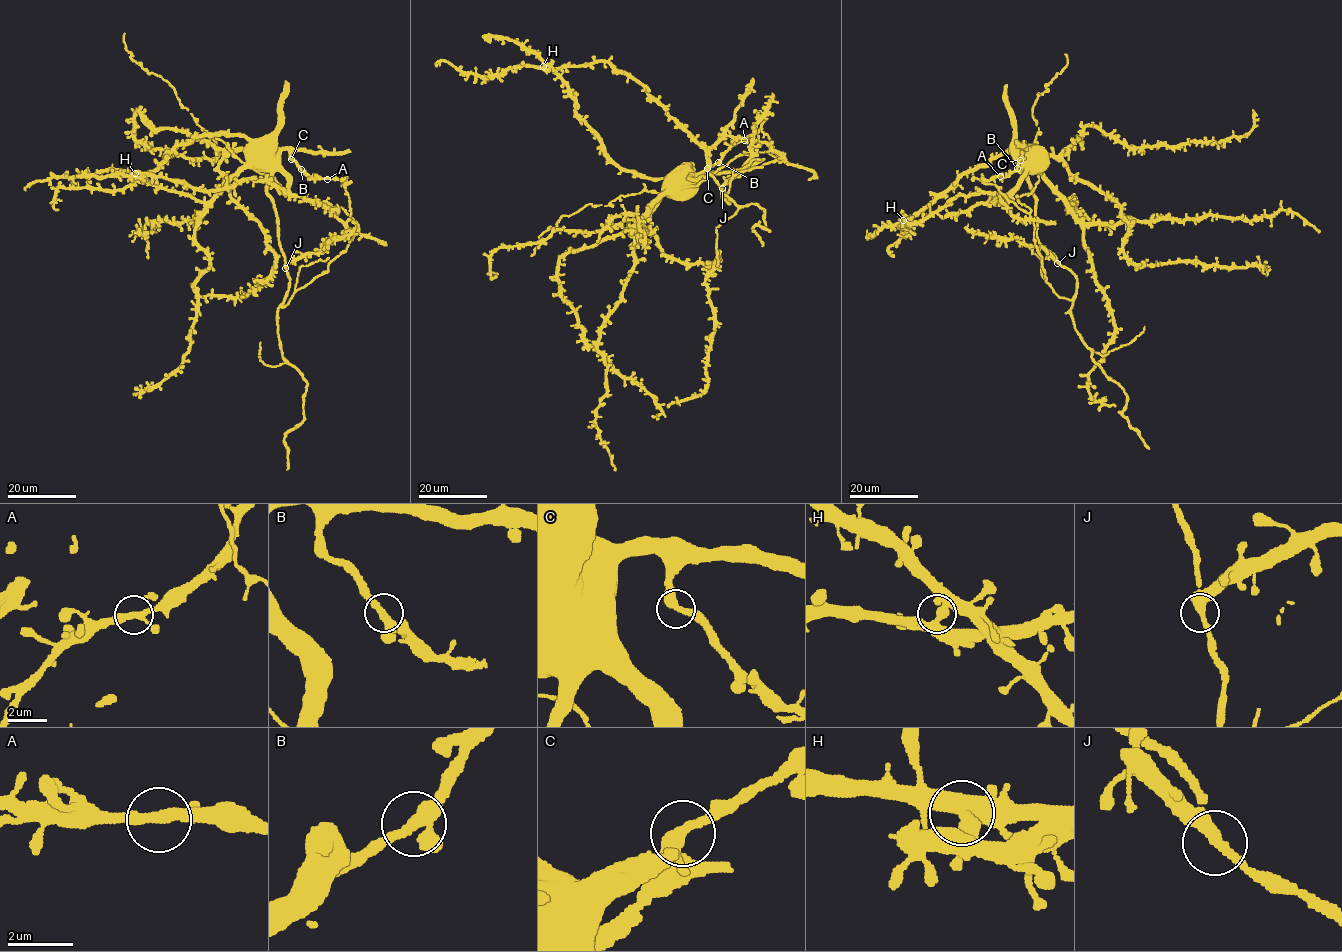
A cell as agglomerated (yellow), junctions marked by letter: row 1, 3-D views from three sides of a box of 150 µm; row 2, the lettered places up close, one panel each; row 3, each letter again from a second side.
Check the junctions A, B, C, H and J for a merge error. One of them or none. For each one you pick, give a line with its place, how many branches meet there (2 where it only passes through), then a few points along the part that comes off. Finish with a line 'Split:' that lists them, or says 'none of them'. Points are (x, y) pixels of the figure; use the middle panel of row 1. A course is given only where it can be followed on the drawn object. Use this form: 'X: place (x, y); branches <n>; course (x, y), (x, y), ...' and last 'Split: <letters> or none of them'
J: place (722, 188); branches 3; course (722, 188), (750, 157), (753, 127), (774, 97)
Split: J

